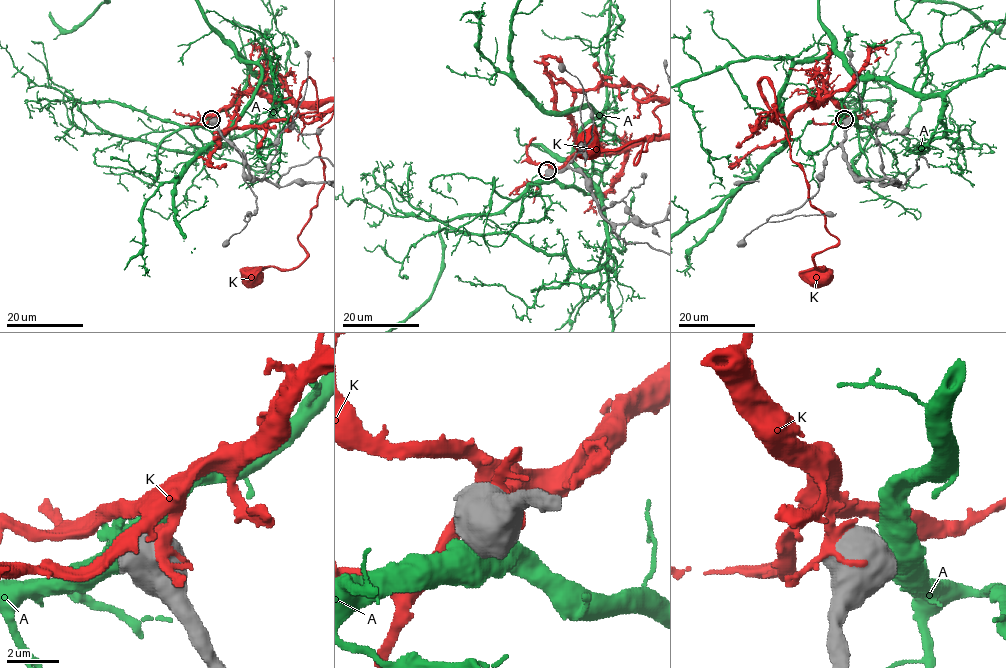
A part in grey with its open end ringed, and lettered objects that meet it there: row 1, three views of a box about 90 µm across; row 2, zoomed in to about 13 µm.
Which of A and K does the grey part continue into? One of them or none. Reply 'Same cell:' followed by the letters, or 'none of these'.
Same cell: none of these

